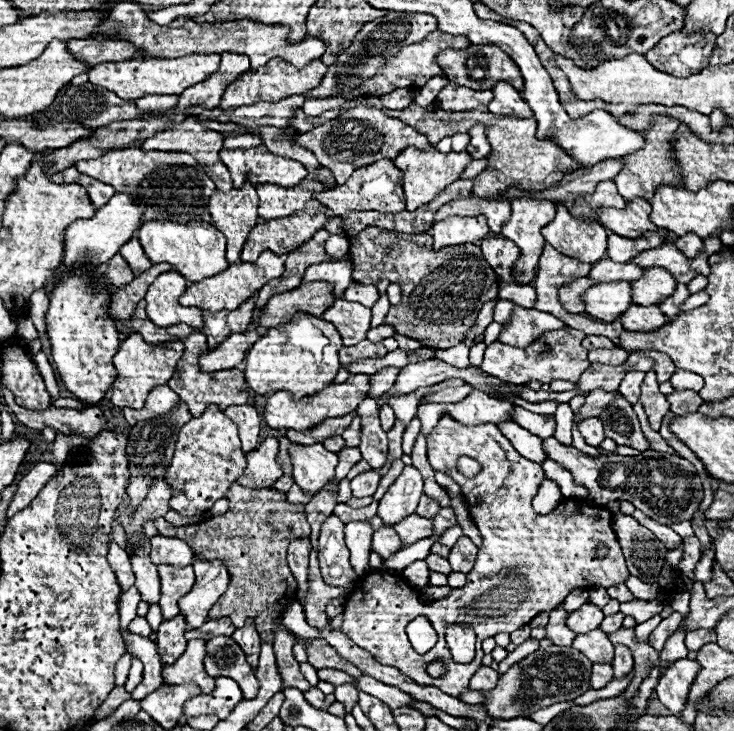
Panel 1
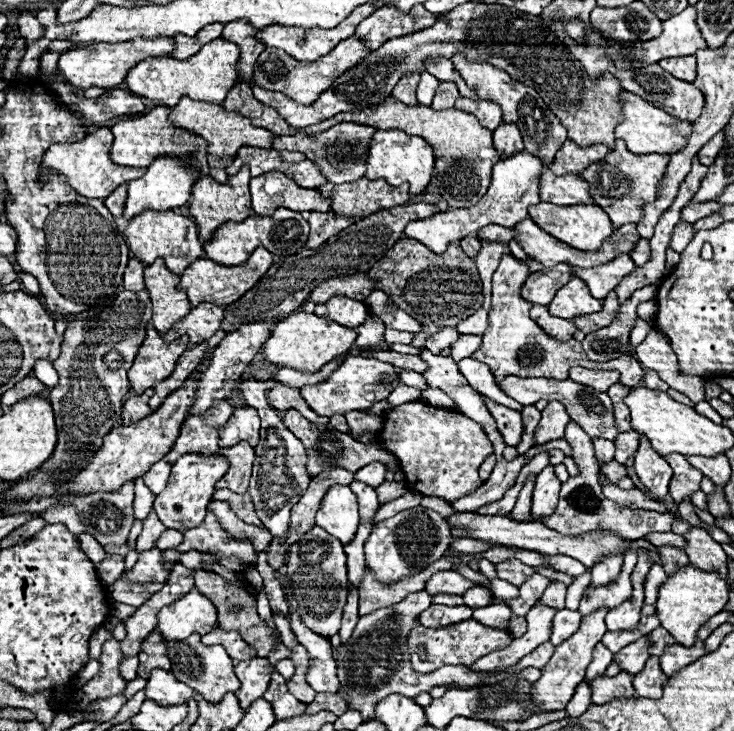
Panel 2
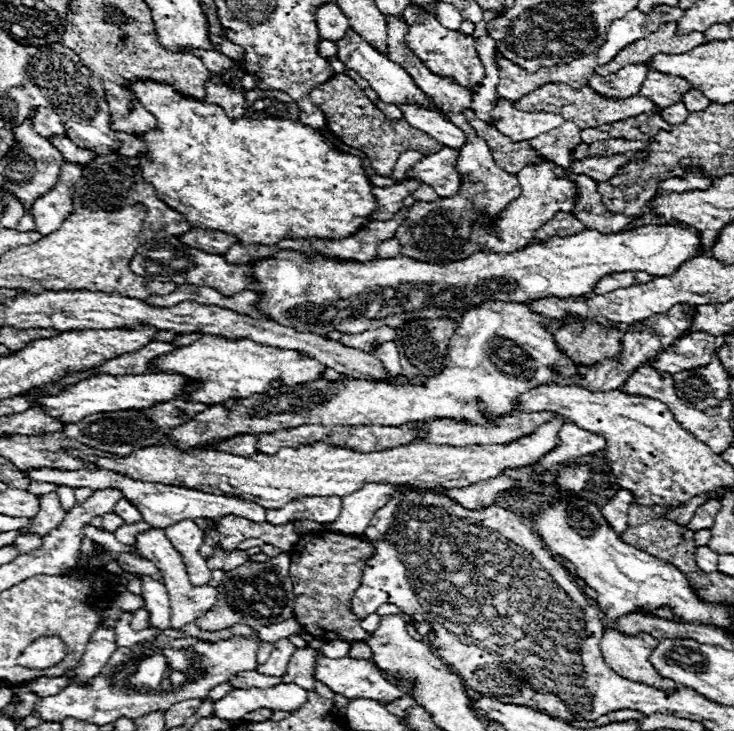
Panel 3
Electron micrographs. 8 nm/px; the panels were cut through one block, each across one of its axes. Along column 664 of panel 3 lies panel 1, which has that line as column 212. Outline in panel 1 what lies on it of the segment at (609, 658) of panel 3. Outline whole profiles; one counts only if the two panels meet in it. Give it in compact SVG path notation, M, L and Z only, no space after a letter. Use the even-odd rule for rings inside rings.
M190 640L186 646L186 652L172 664L164 666L162 676L166 684L198 684L202 694L210 694L214 690L214 678L206 674L204 670L204 648L206 640Z

